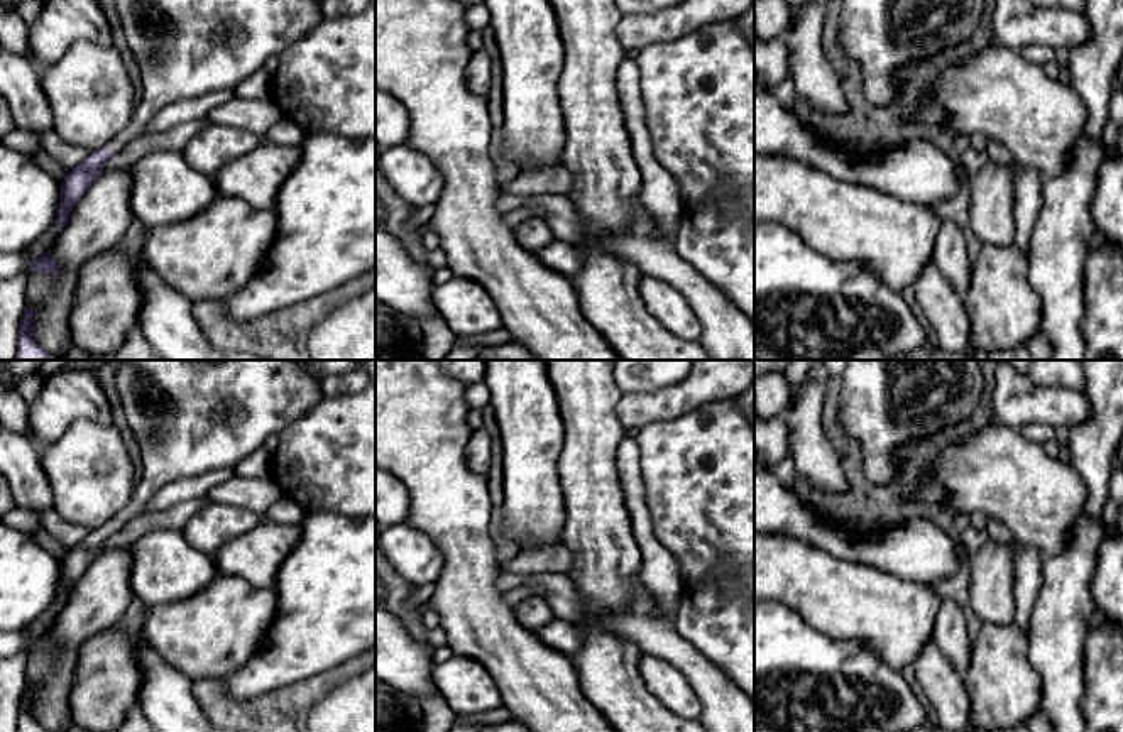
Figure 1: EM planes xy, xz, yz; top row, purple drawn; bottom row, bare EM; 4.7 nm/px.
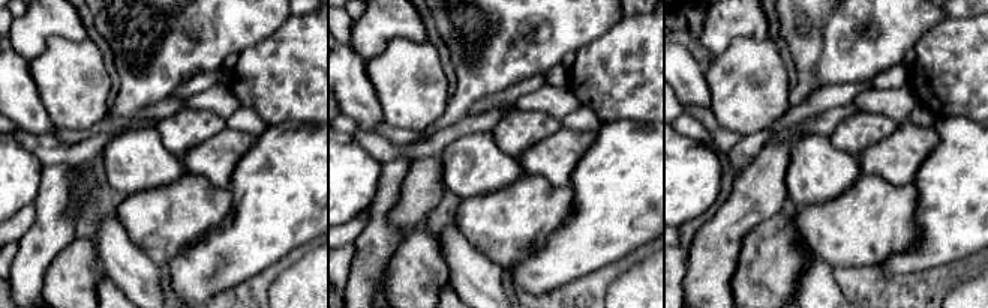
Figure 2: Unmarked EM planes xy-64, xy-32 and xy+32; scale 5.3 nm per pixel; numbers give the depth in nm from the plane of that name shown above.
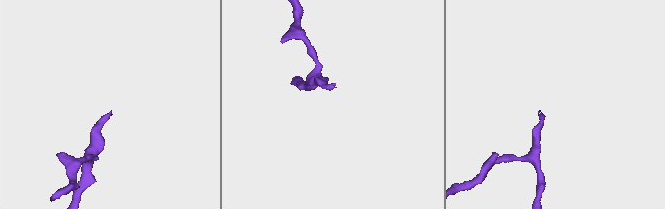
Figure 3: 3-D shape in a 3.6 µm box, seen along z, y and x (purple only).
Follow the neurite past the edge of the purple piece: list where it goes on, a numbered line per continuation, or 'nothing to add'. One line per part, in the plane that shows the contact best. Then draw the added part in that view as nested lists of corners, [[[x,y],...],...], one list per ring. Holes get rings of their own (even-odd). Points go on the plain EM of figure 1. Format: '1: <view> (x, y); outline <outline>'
1: xy (190, 416); outline [[[122,360],[115,374],[117,392],[125,419],[137,438],[142,477],[135,483],[130,504],[110,522],[113,533],[144,514],[147,502],[167,483],[201,473],[233,468],[264,446],[269,436],[323,401],[321,375],[311,370],[313,360]]]

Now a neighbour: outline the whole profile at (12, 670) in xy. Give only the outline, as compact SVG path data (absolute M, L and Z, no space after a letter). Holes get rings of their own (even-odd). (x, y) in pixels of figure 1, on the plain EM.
M27 653L0 658L0 732L17 732Z

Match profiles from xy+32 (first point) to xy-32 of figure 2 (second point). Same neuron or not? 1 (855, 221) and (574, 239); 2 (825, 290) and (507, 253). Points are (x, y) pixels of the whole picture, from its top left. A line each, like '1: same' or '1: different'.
1: different
2: different

